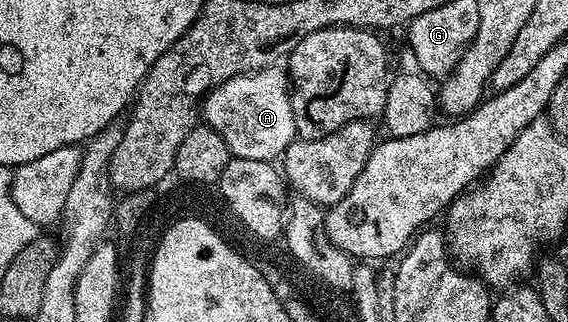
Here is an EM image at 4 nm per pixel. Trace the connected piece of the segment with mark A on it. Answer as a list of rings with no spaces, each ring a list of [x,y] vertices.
[[[270,65],[261,70],[231,77],[213,88],[203,100],[203,119],[227,141],[229,154],[248,159],[270,161],[284,156],[298,138],[295,104],[287,94],[287,71],[284,66]]]

